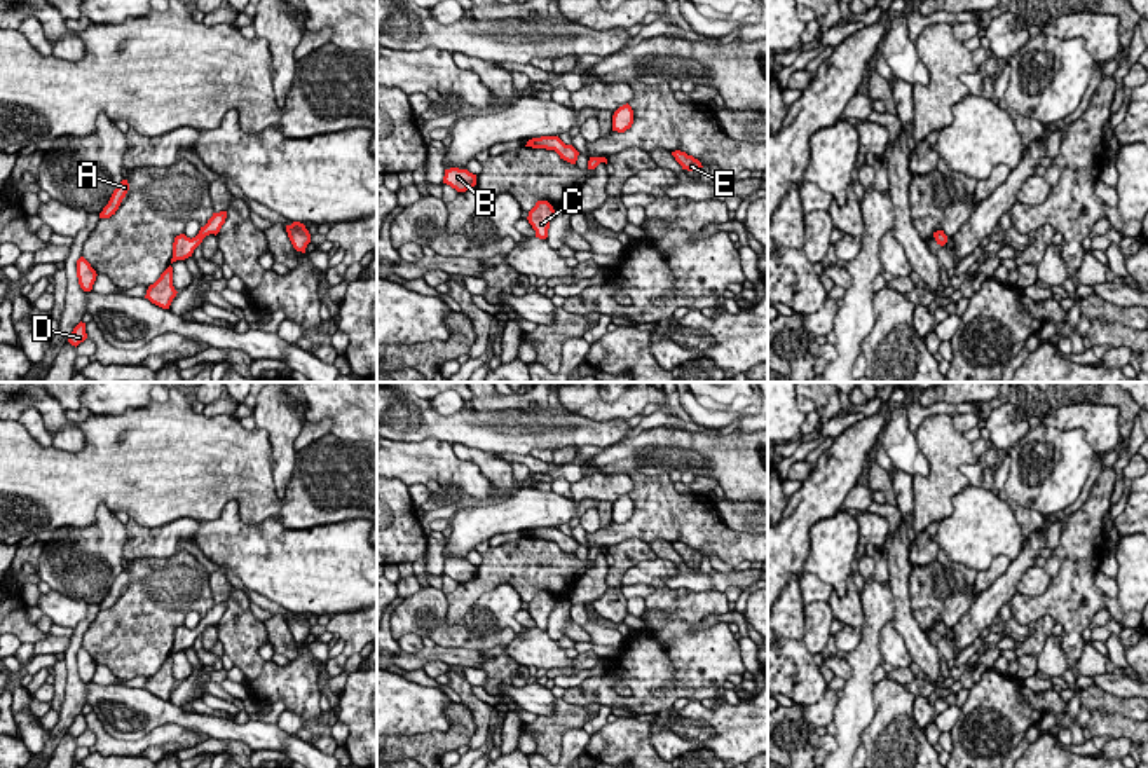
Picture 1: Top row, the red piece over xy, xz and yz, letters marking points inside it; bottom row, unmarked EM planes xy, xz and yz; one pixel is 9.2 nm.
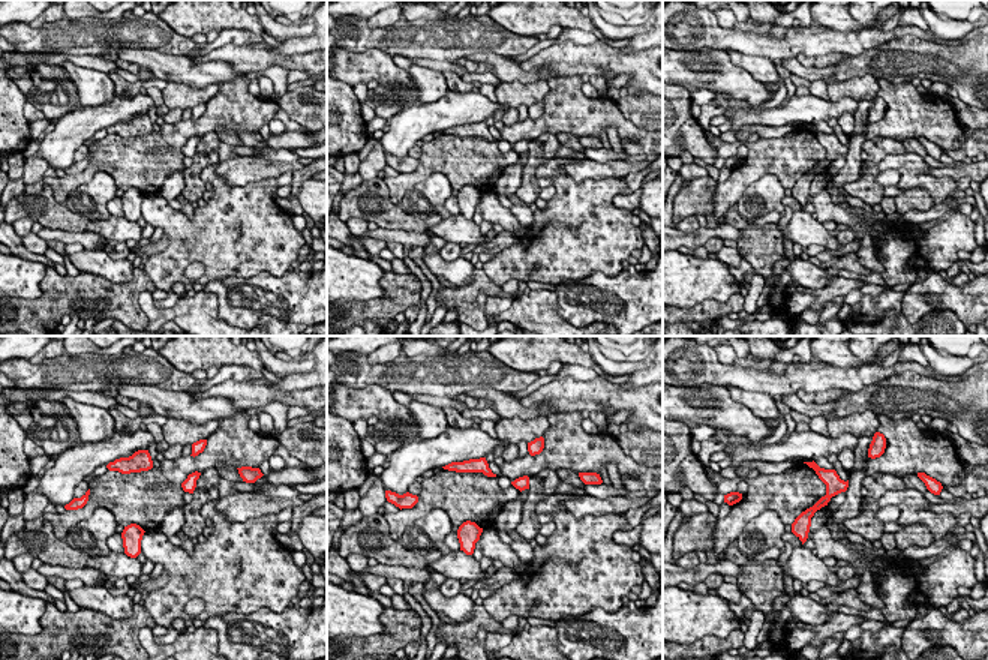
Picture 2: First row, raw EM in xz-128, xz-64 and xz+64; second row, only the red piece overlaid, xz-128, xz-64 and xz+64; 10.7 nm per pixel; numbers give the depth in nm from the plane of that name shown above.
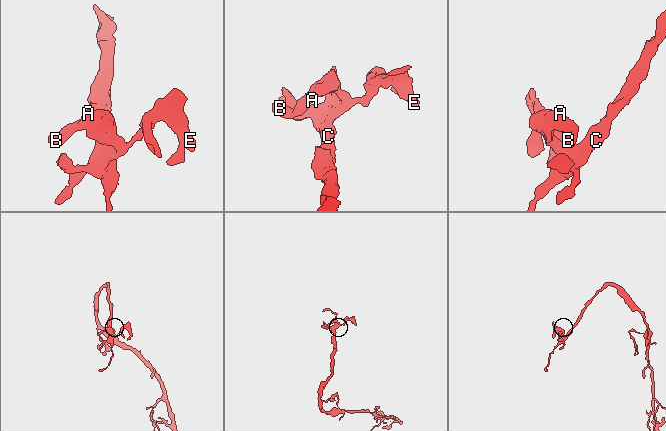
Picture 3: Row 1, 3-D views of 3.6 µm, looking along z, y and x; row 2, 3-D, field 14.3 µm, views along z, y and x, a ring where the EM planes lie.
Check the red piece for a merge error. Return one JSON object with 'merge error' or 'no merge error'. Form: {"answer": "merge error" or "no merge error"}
{"answer": "no merge error"}

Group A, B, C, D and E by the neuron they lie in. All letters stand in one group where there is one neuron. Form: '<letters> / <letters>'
A B C D E

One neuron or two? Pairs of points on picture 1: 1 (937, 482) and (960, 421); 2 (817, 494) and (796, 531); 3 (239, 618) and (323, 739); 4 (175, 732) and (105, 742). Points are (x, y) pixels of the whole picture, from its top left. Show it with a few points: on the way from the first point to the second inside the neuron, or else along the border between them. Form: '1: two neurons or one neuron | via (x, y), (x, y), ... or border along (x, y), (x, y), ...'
1: two neurons | border along (949, 416), (962, 433)
2: one neuron | via (812, 503), (796, 522)
3: one neuron | via (243, 650), (274, 683), (281, 683), (306, 707)
4: one neuron | via (157, 737), (135, 747), (122, 747)

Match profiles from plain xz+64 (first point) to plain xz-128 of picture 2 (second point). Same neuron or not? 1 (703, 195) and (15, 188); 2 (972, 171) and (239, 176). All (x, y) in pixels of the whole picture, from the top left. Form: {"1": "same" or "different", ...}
{"1": "different", "2": "same"}

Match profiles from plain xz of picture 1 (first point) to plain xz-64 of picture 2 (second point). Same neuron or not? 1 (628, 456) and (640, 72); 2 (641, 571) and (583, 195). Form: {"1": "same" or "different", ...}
{"1": "same", "2": "same"}

